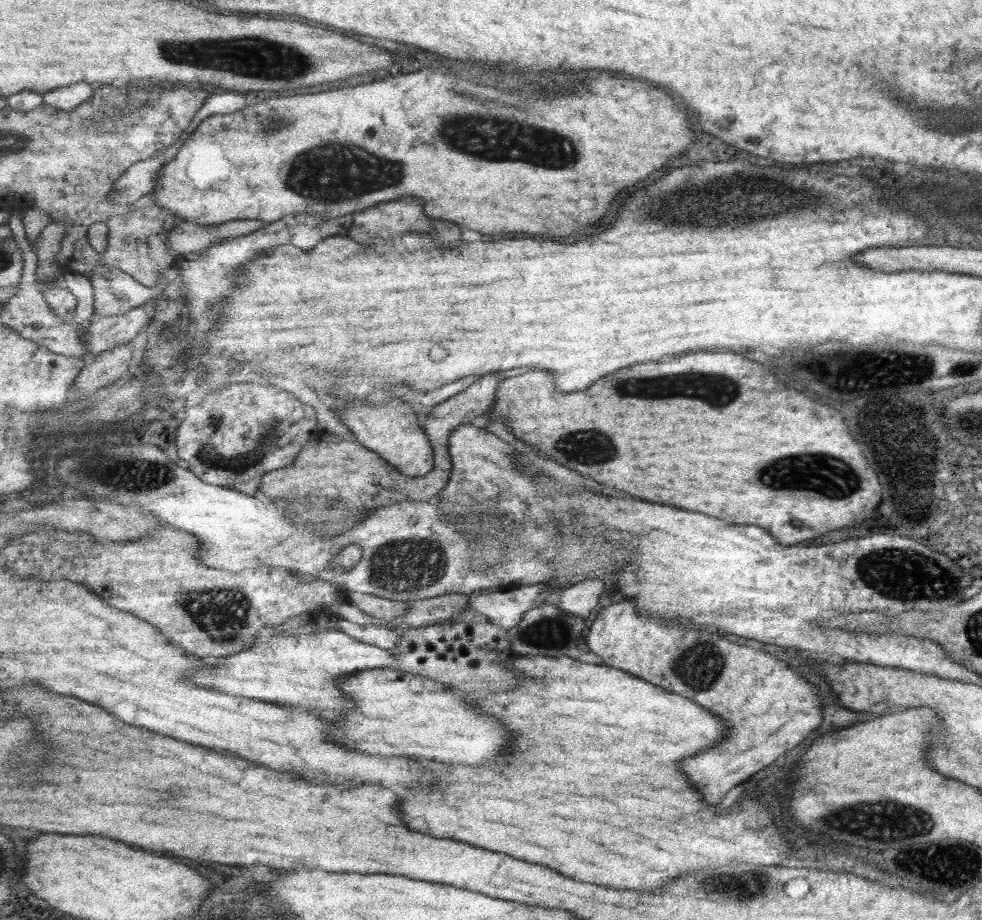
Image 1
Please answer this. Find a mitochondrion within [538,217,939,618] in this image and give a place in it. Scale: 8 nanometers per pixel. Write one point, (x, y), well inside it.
(830, 476)

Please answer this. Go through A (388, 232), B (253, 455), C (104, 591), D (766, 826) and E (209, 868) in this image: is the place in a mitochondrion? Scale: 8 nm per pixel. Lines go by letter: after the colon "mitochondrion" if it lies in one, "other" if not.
A: other
B: mitochondrion
C: other
D: mitochondrion
E: other

